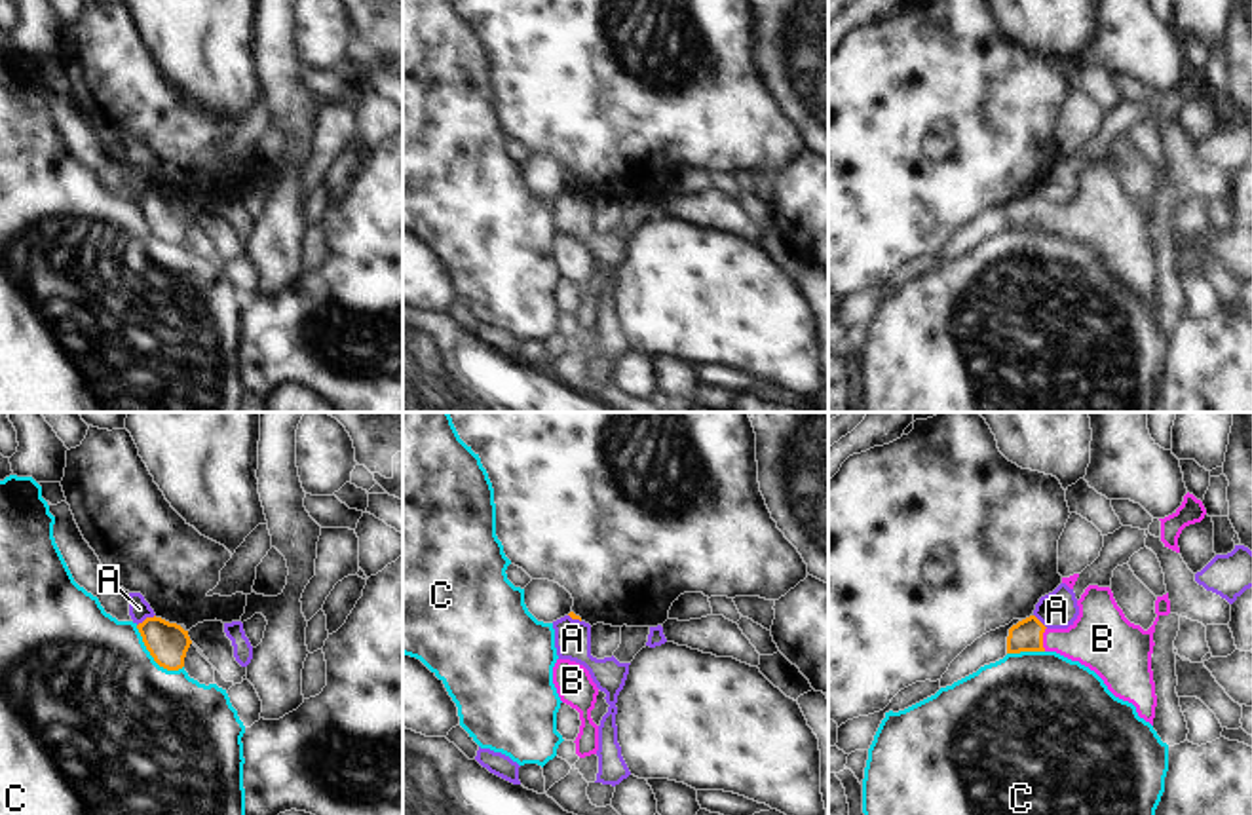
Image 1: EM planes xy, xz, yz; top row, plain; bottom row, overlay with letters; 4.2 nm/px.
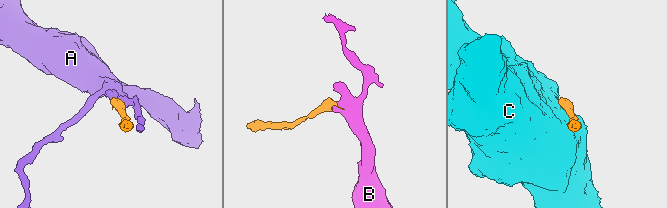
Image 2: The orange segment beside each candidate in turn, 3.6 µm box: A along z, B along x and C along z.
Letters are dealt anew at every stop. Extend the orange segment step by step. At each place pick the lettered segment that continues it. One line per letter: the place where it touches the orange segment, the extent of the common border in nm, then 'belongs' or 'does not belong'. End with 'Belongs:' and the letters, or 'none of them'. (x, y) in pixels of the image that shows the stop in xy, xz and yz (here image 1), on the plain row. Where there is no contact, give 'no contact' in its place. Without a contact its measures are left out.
A: contact xy (147, 192); length 90 nm; does not belong
B: contact yz (1042, 213); length 100 nm; belongs
C: contact xy (152, 230); length 280 nm; does not belong
Belongs: B

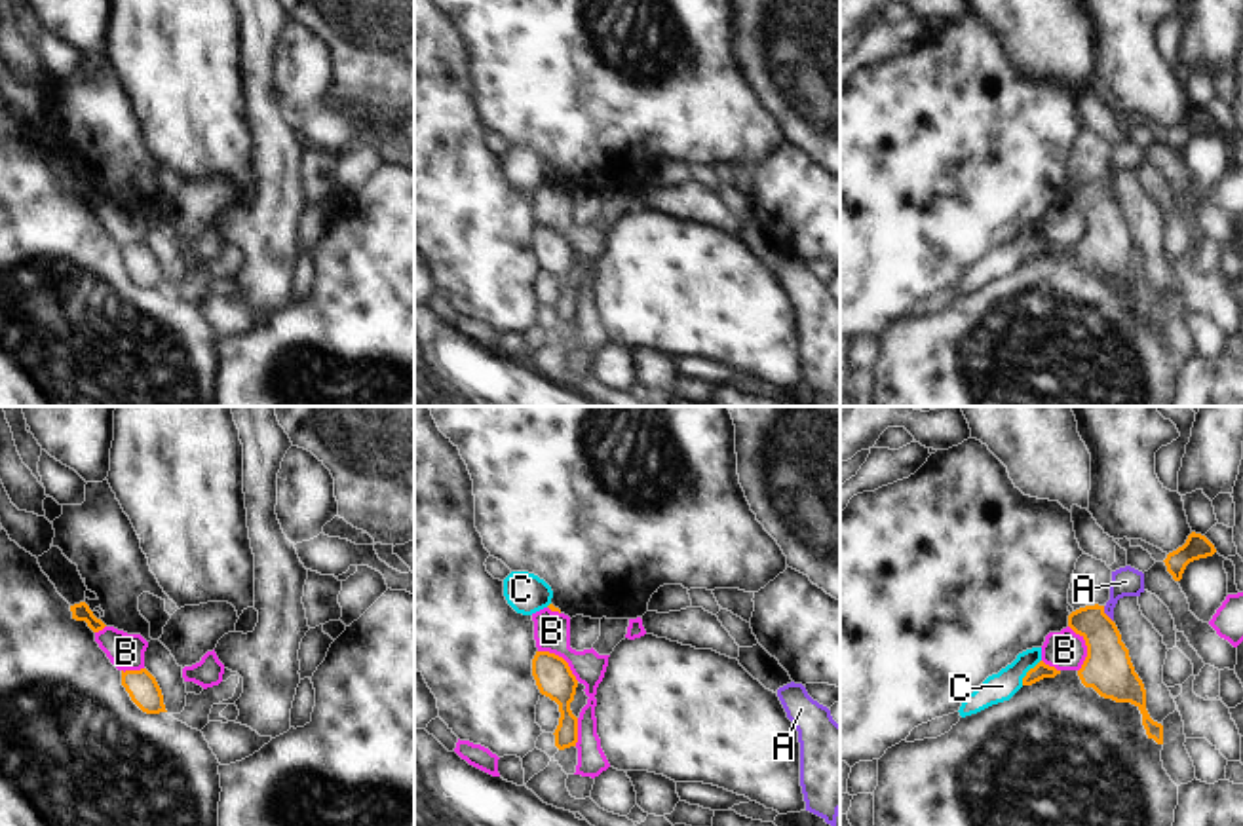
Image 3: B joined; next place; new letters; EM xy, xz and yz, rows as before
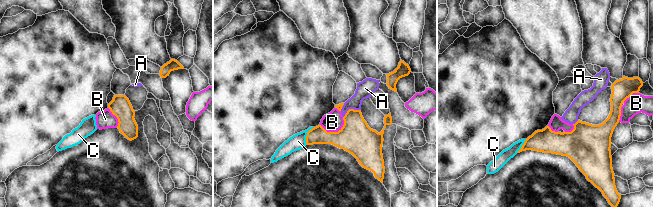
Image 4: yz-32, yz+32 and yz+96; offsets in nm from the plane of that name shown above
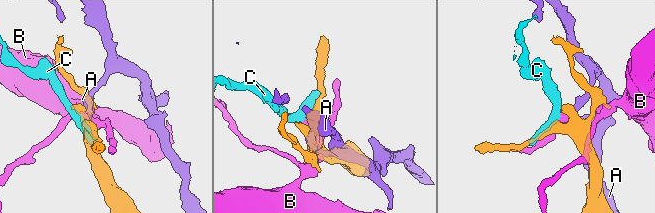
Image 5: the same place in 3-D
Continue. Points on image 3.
A: contact yz (1105, 188); length 80 nm; does not belong
B: contact yz (1088, 223); length 200 nm; does not belong
C: contact yz (1027, 247); length 140 nm; does not belong
Belongs: none of them

